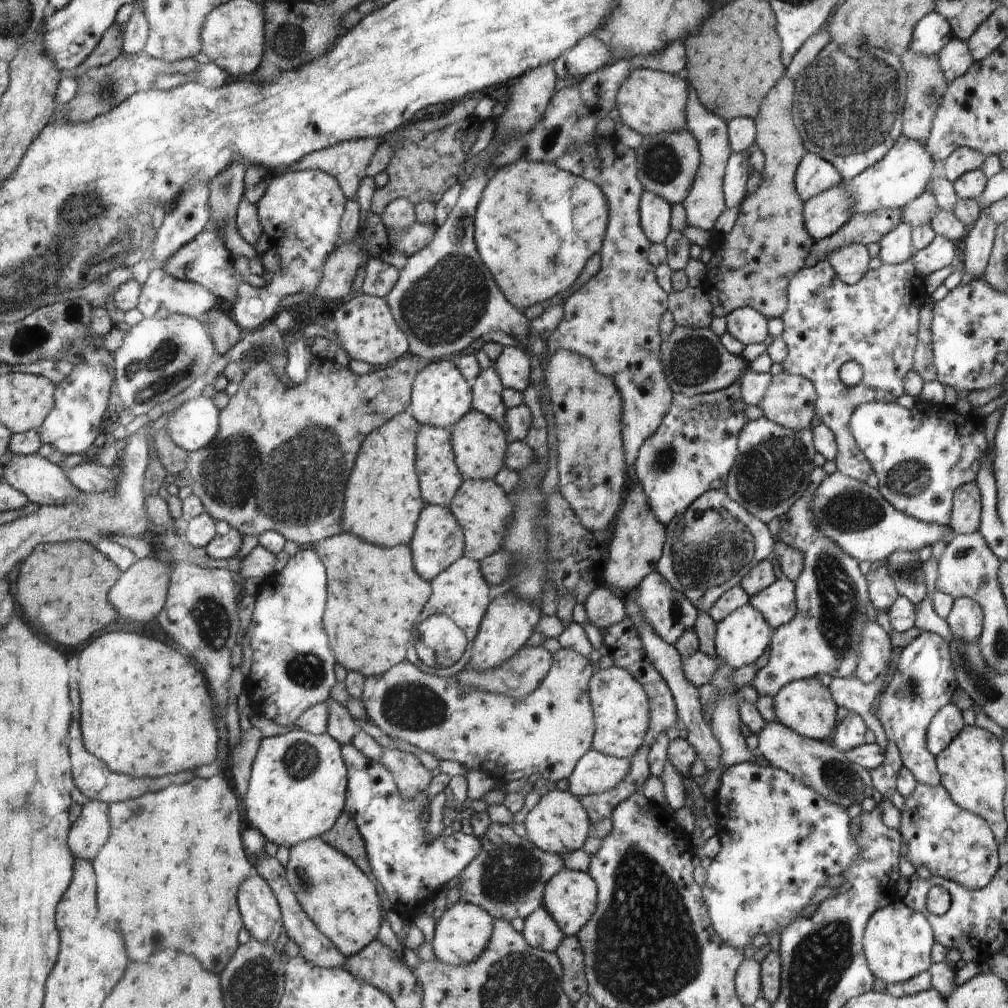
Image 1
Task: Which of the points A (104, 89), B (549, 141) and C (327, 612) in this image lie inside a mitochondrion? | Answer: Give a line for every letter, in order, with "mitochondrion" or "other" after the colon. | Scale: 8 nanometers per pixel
A: mitochondrion
B: other
C: other

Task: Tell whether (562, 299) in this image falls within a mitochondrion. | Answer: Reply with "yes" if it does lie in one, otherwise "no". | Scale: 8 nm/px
no

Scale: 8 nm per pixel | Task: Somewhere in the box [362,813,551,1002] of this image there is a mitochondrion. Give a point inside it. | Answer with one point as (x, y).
(513, 874)

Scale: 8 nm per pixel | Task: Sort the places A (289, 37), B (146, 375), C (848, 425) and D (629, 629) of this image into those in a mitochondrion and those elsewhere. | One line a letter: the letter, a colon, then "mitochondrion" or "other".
A: mitochondrion
B: mitochondrion
C: other
D: other

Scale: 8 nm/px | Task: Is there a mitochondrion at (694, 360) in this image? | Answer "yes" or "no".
yes

